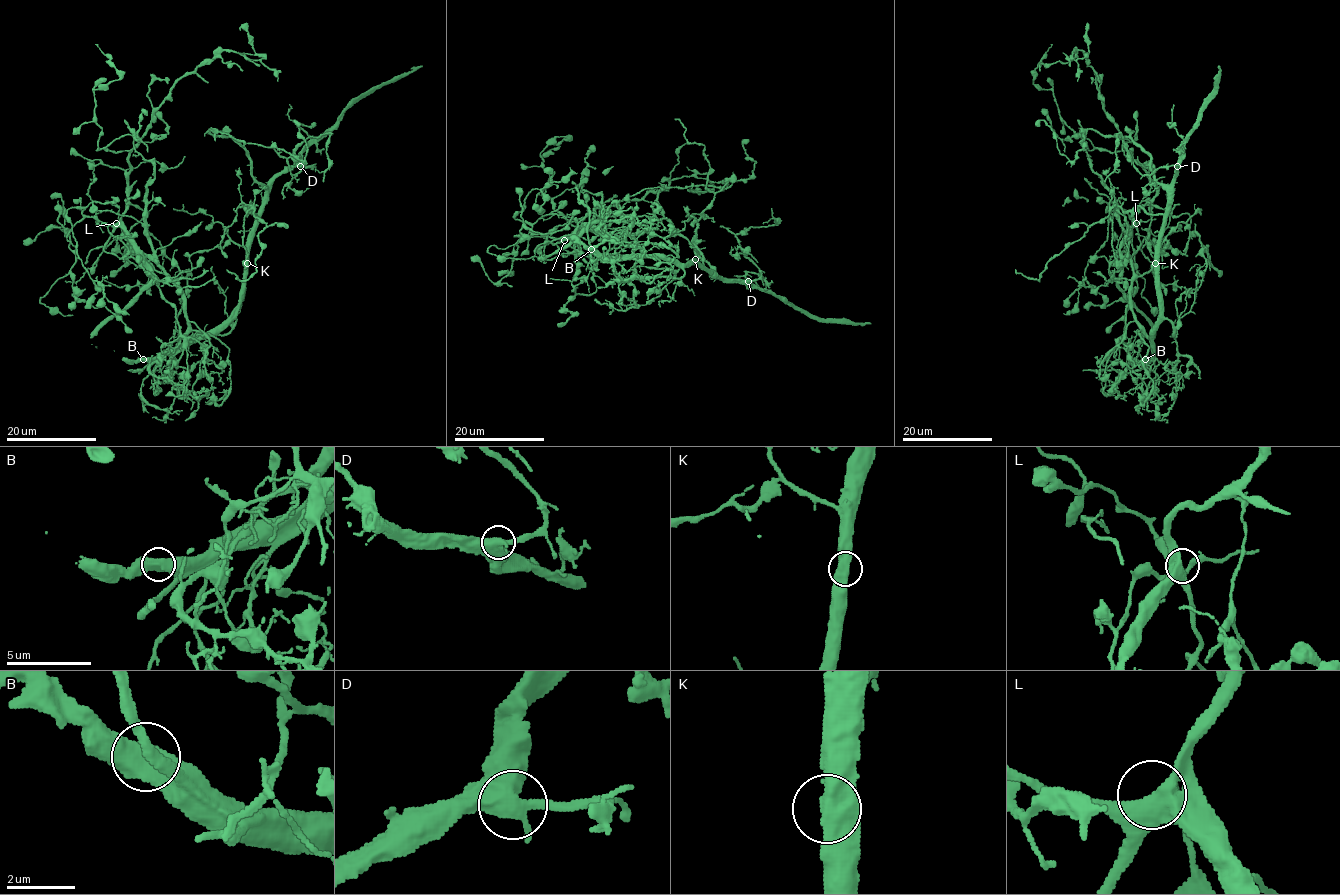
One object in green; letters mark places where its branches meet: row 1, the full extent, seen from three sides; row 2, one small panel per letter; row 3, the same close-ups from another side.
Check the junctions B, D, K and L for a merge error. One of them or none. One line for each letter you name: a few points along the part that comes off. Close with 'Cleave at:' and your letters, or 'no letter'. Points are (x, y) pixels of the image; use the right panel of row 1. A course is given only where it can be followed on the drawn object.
Cleave at: no letter

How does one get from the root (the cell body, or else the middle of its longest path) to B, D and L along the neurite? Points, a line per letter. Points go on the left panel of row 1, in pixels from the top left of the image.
B: (187, 331), (178, 346), (143, 359)
D: (187, 331), (187, 338), (209, 337), (238, 304), (247, 235), (265, 188), (276, 177), (300, 165)
L: (187, 331), (182, 289), (141, 253), (134, 241), (116, 223)

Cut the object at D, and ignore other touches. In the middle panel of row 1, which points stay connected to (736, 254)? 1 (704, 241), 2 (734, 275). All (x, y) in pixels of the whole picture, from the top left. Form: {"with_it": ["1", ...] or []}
{"with_it": []}

